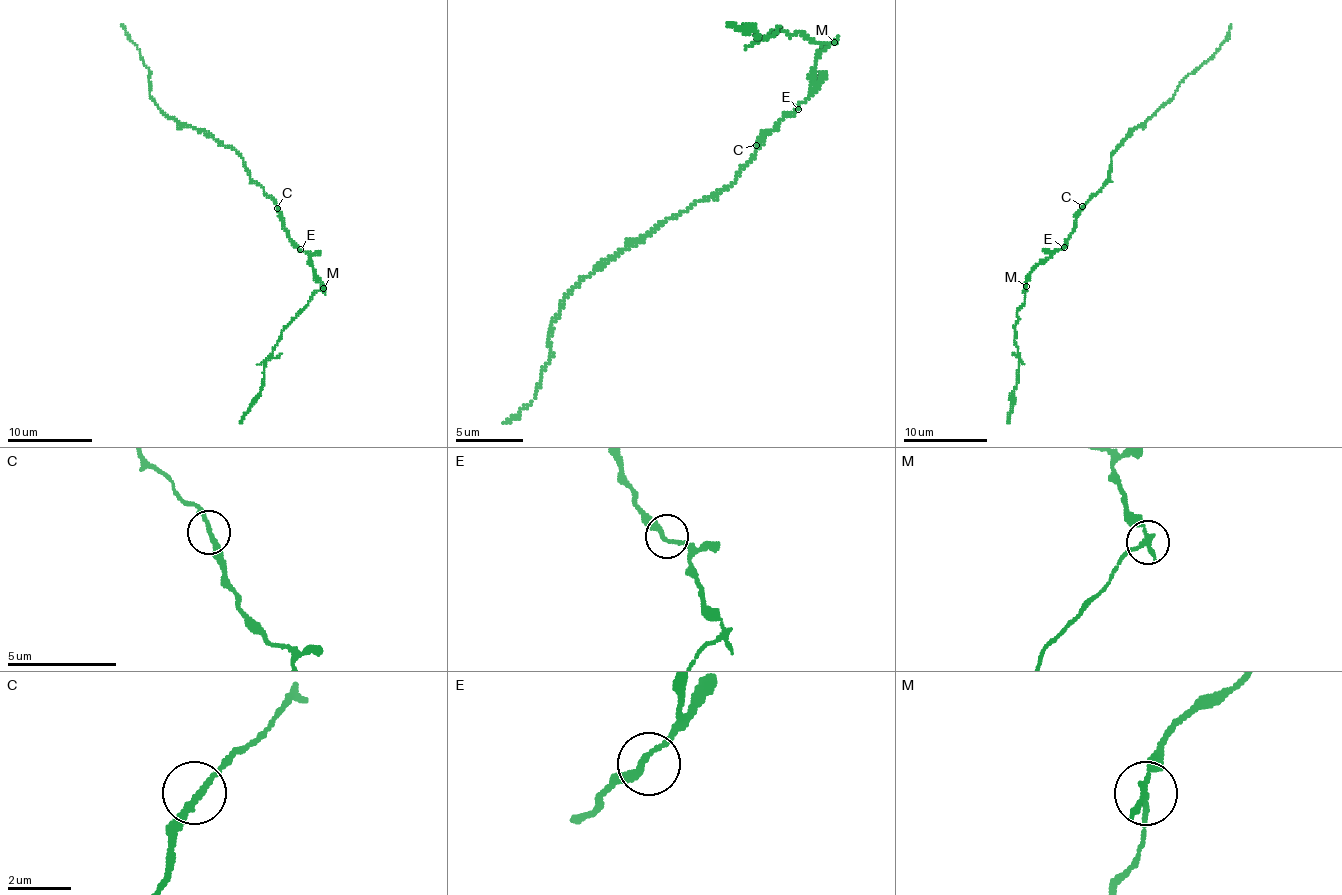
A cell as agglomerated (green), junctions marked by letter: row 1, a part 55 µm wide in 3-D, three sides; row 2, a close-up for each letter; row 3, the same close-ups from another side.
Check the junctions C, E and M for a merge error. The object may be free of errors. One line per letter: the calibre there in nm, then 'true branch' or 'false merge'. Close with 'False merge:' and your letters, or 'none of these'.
C: 200 nm | true branch
E: 200 nm | true branch
M: 190 nm | false merge
False merge: M

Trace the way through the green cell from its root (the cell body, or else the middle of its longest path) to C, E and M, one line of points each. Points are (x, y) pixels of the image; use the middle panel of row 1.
C: (748, 162), (756, 145)
E: (748, 162), (757, 144), (798, 109)
M: (748, 162), (757, 144), (809, 95), (812, 68), (817, 57), (833, 43)

